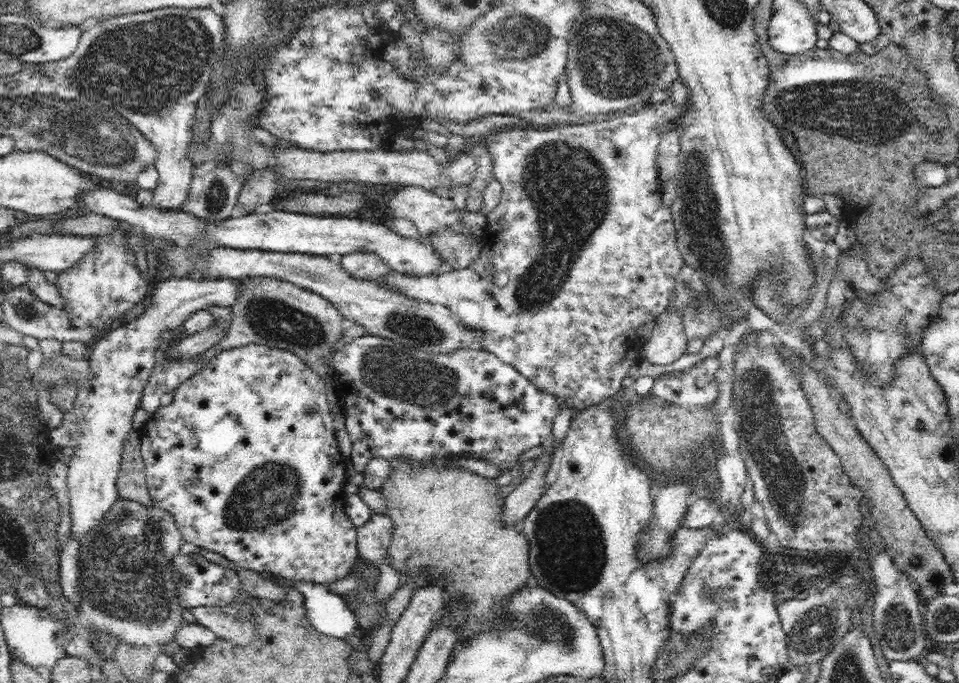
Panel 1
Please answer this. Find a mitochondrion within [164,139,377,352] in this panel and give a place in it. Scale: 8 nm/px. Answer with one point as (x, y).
(215, 201)

